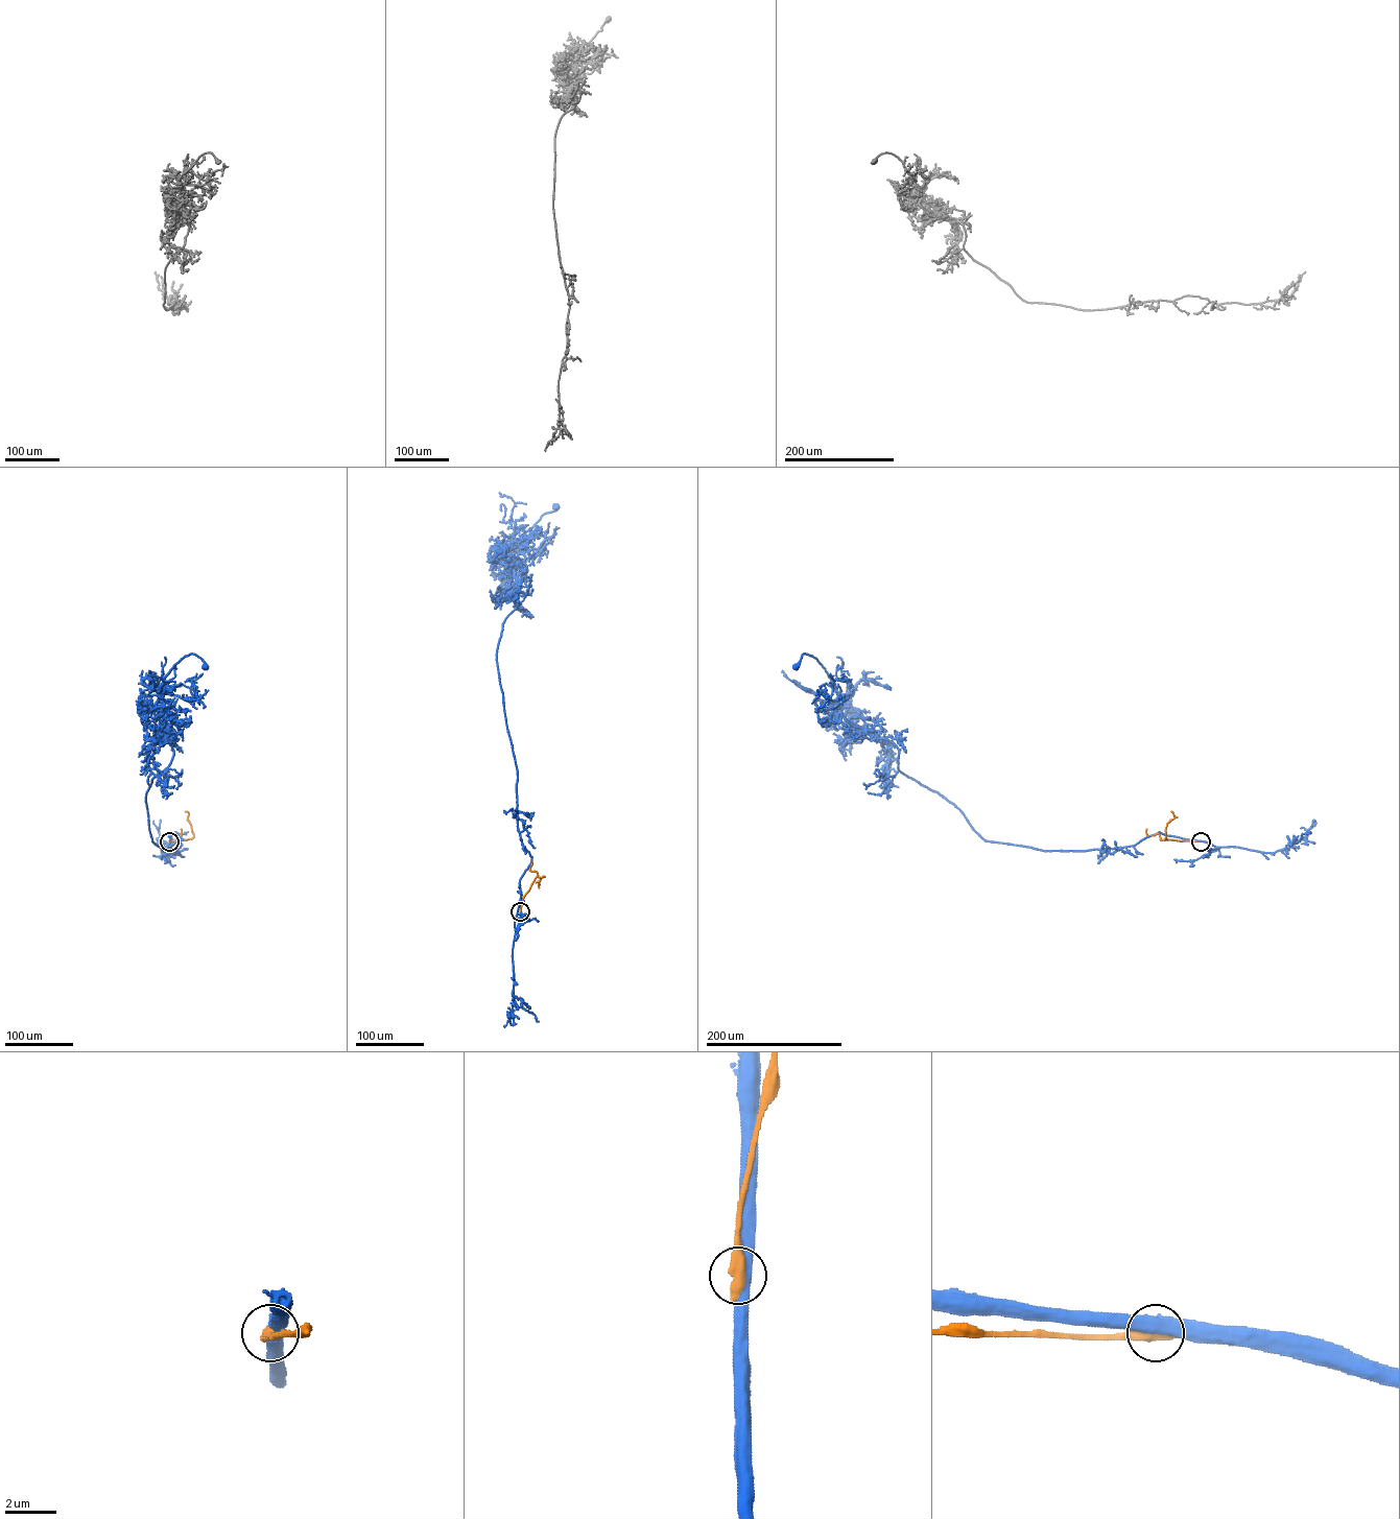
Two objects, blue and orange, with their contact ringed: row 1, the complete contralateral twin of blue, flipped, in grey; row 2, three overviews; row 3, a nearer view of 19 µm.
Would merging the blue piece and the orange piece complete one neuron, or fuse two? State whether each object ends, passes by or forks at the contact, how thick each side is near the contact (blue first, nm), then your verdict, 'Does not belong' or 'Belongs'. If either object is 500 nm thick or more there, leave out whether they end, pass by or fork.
Thickness 550 nm (blue) against 600 nm. Does not belong

